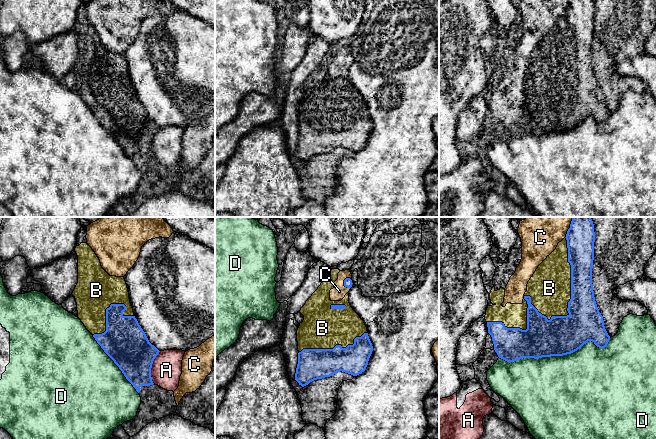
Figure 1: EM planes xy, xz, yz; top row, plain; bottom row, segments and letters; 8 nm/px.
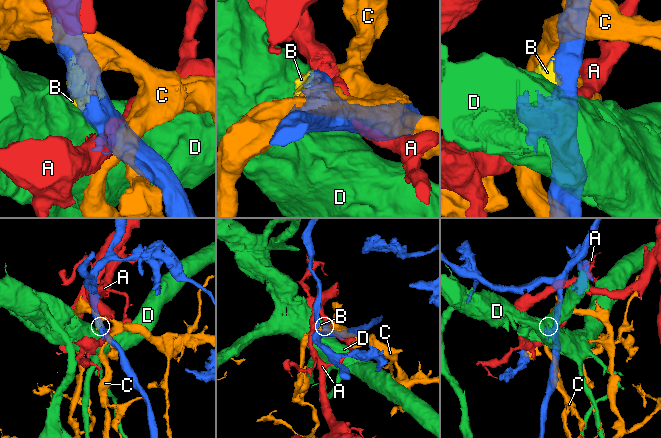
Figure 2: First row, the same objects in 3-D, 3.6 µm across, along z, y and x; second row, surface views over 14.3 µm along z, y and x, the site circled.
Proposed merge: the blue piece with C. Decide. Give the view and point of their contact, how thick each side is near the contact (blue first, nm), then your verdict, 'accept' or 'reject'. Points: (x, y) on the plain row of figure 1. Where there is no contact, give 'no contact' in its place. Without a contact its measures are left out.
xz (351, 58) | 60/120 nm | reject

